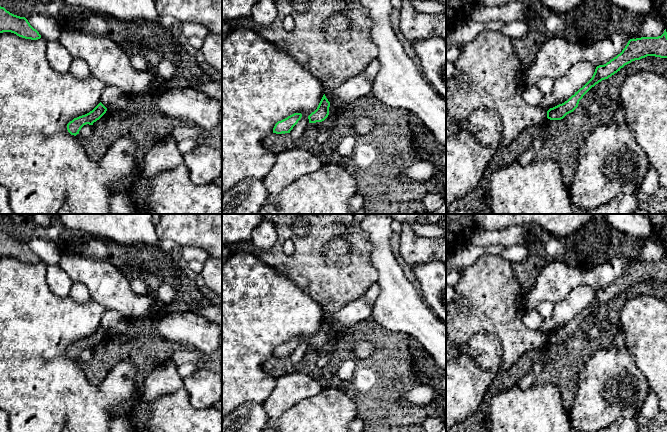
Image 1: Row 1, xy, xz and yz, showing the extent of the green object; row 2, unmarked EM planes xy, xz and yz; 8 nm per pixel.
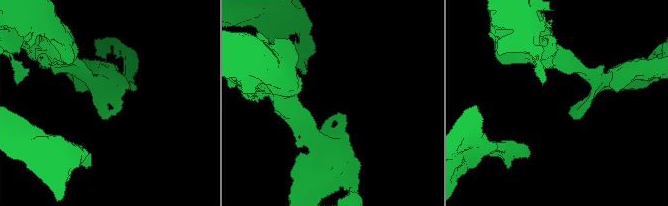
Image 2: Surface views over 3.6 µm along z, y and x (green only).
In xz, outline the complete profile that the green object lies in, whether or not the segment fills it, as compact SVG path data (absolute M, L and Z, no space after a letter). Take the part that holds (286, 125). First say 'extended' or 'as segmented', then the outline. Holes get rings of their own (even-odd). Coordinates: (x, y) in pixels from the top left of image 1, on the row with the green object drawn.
as segmented; M294 113L288 116L287 118L278 121L273 128L273 133L276 134L290 133L290 131L298 123L301 117L302 117L301 113Z

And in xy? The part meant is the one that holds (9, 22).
as segmented; M0 6L0 33L11 32L19 37L31 40L41 38L25 17L14 15Z

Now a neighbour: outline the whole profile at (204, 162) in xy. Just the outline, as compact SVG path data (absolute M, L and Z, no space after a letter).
M198 144L183 154L184 164L190 173L190 180L199 186L214 183L222 176L222 150L207 144Z

